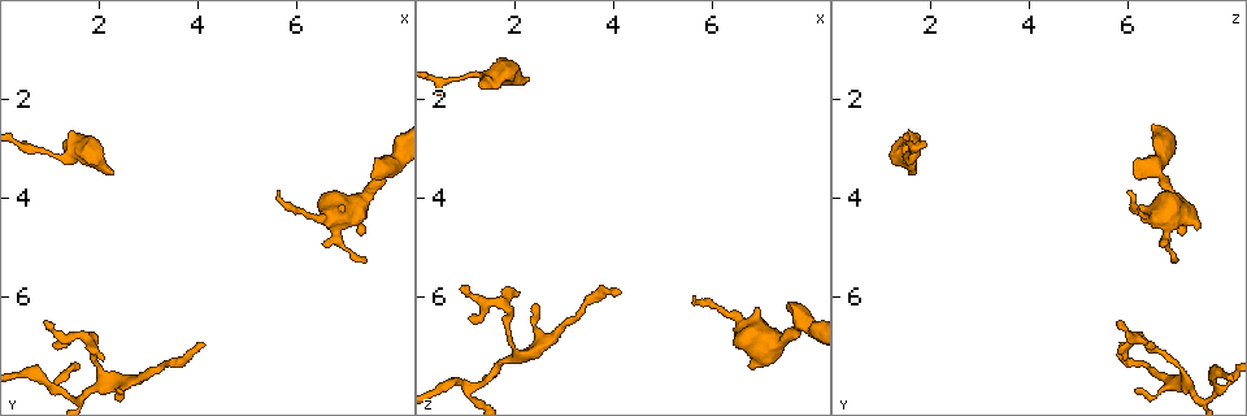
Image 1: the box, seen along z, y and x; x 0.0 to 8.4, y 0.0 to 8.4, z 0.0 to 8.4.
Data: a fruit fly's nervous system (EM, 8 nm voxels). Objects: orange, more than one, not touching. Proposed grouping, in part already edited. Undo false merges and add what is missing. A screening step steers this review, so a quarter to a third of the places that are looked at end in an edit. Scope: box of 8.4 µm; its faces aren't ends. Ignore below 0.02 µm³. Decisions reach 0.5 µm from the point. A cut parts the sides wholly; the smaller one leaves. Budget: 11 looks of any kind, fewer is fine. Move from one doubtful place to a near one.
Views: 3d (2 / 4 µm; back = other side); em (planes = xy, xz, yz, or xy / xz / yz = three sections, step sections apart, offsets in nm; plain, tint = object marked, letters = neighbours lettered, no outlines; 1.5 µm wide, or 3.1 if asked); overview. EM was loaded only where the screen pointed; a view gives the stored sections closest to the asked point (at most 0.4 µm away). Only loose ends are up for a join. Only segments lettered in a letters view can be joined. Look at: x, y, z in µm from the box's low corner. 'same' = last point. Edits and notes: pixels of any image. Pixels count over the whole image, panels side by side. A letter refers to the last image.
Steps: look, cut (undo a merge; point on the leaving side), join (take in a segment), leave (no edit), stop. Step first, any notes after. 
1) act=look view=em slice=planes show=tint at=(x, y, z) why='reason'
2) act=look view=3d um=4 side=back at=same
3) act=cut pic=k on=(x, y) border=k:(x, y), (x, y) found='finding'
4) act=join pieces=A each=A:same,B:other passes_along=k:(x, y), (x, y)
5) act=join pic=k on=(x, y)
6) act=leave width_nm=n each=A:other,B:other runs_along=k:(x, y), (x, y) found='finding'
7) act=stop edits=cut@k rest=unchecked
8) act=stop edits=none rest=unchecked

act=look view=3d um=2 at=(7.70, 3.55, 6.60) why='narrows sharply'

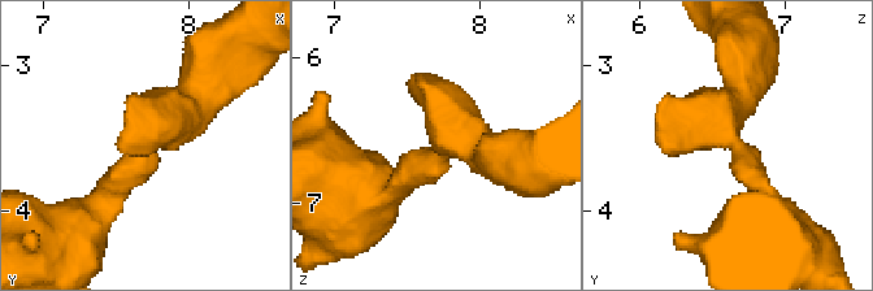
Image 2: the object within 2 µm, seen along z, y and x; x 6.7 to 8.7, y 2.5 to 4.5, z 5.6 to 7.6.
act=look view=em slice=yz step=4 show=tint at=(7.72, 3.52, 6.64) arm_widths_nm=300,360 why='need the tissue'

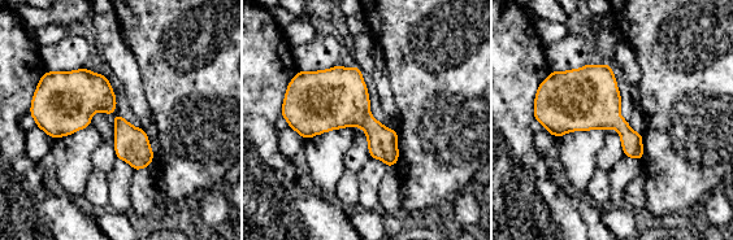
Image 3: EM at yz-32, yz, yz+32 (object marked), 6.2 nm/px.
act=look view=em slice=planes show=letters at=same

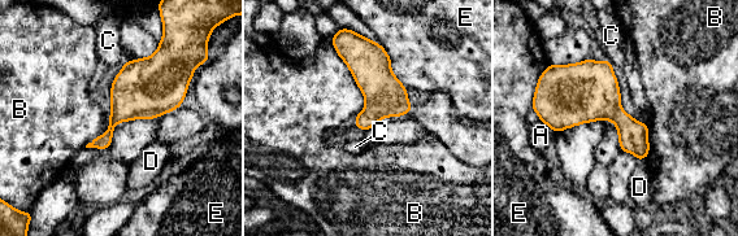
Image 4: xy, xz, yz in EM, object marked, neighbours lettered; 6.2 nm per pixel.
act=leave each=A:other,B:other,C:other,D:other,E:other border=4:(330, 38), (363, 95), (356, 116) found='continuous, no second neuron'

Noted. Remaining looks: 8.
act=look view=3d um=4 at=(7.40, 5.30, 6.90) why='thin end'

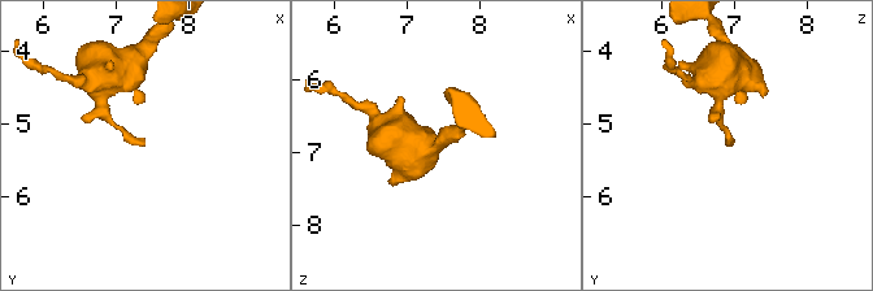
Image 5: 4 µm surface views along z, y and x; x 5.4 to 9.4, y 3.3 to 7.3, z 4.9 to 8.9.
act=look view=em slice=planes show=tint at=(7.45, 5.30, 6.90) why='shape alone is not enough'

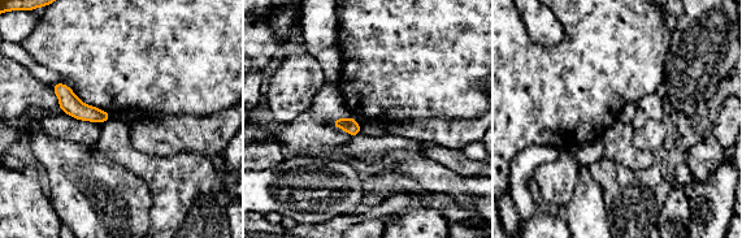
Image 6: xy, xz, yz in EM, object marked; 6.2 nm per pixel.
act=look view=em slice=planes show=letters at=same

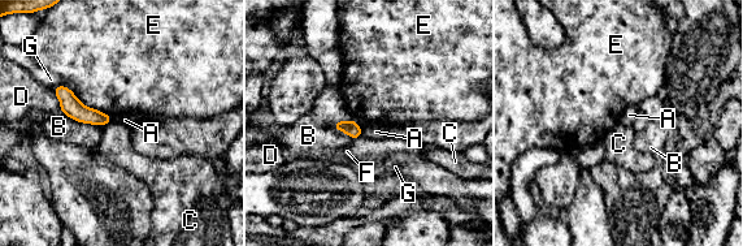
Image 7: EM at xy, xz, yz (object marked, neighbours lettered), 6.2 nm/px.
act=leave width_nm=90 each=A:other,B:other,C:other,D:other,E:other,F:other,G:other border=7:(353, 119), (363, 132) found='no lettered segment goes on from it'

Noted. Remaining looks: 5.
act=look view=3d um=2 at=(5.60, 3.85, 5.95) why='free end'

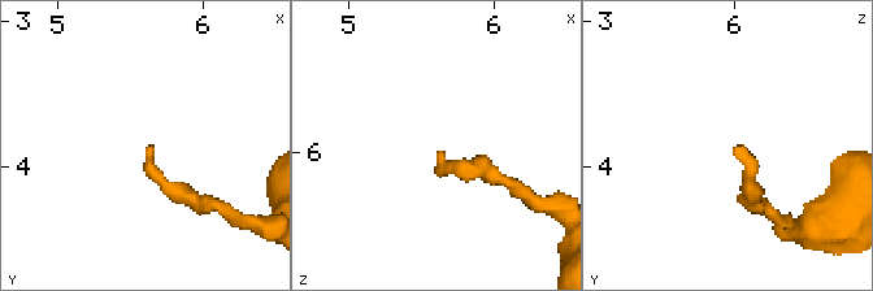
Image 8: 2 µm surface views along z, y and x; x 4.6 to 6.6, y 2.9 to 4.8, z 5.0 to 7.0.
act=look view=em slice=xy step=8 show=tint at=(5.64, 3.86, 5.98)

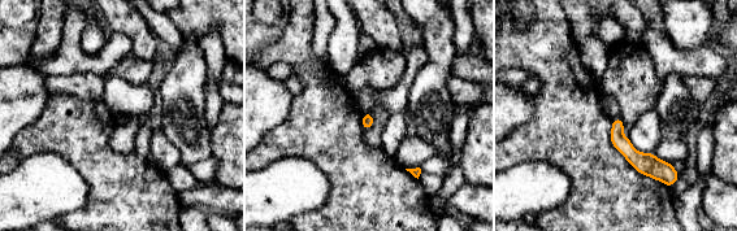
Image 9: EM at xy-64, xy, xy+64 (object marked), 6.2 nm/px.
act=look view=em slice=planes show=letters at=same

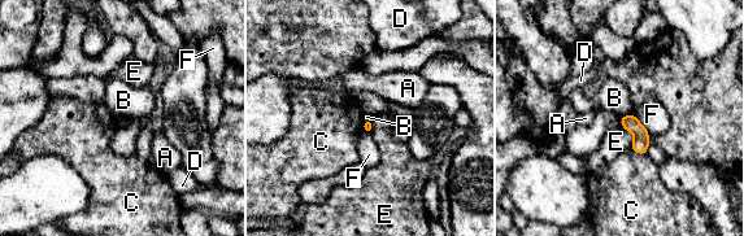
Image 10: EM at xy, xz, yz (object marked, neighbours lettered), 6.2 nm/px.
act=leave each=A:other,B:other,C:other,D:other,E:other,F:other border=10:(630, 113), (620, 118) found='none of them fits'

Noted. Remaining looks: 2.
act=look view=3d um=2 at=(2.25, 3.50, 1.60) why='free end'

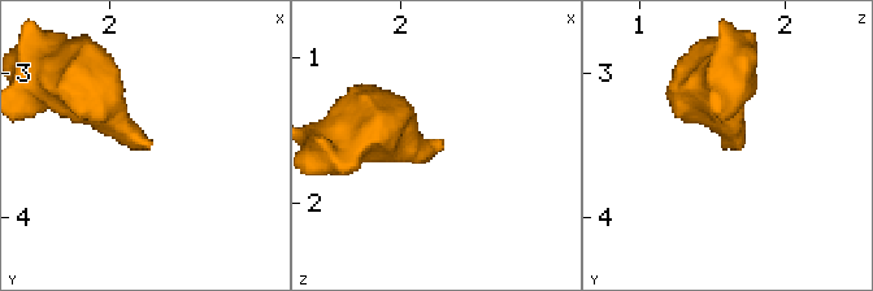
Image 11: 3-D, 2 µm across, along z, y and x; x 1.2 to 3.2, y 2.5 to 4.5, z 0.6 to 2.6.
act=look view=em slice=xz step=4 show=letters at=(2.26, 3.54, 1.56)

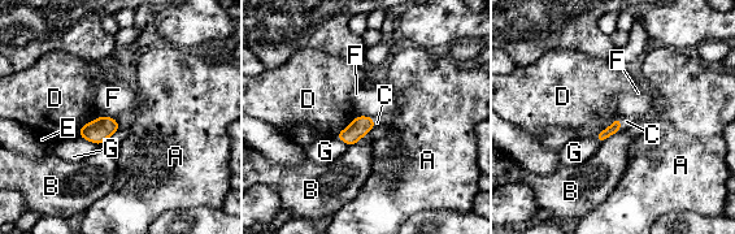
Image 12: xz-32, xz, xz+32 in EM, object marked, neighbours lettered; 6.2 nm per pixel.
act=join pieces=C longest_contact=D:200nm each=A:other,B:other,C:same,D:other,E:other,F:other,G:other passes_along=12:(614, 128), (620, 124), (626, 121) found='it goes on there'

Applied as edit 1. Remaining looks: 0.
act=stop edits=join@12 rest=unchecked

